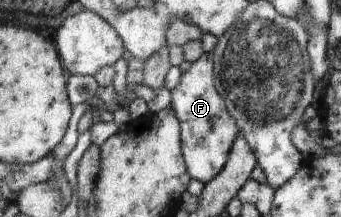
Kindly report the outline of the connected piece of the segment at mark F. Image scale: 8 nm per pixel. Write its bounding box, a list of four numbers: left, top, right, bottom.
[170,51,239,184]

